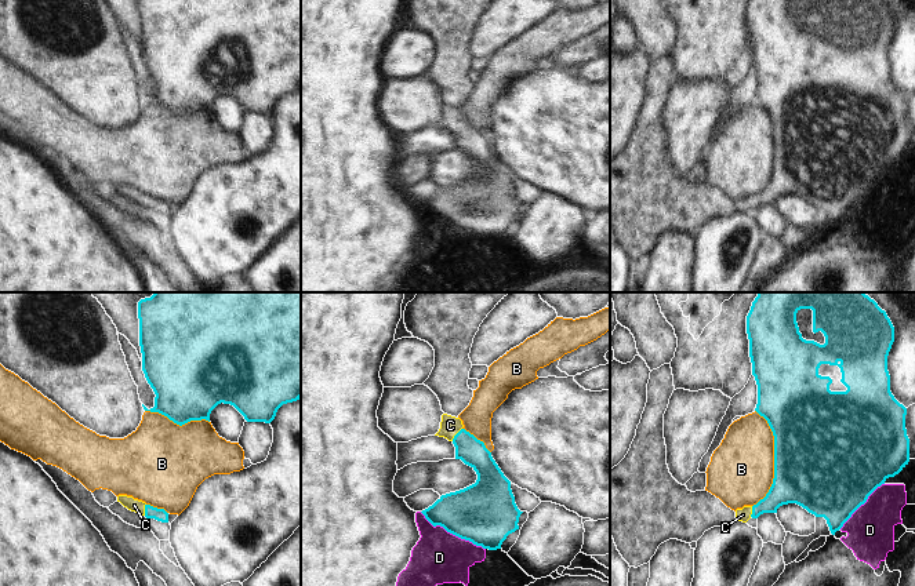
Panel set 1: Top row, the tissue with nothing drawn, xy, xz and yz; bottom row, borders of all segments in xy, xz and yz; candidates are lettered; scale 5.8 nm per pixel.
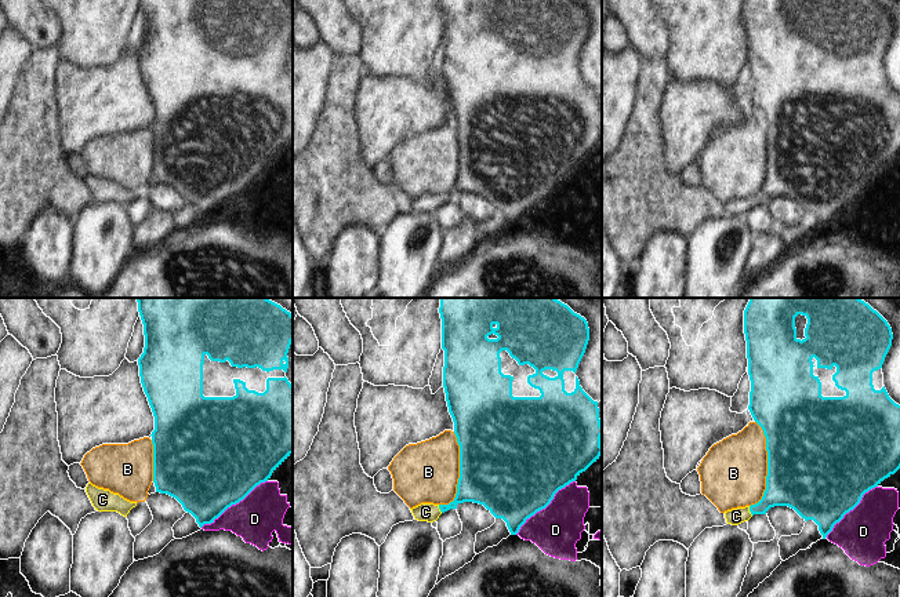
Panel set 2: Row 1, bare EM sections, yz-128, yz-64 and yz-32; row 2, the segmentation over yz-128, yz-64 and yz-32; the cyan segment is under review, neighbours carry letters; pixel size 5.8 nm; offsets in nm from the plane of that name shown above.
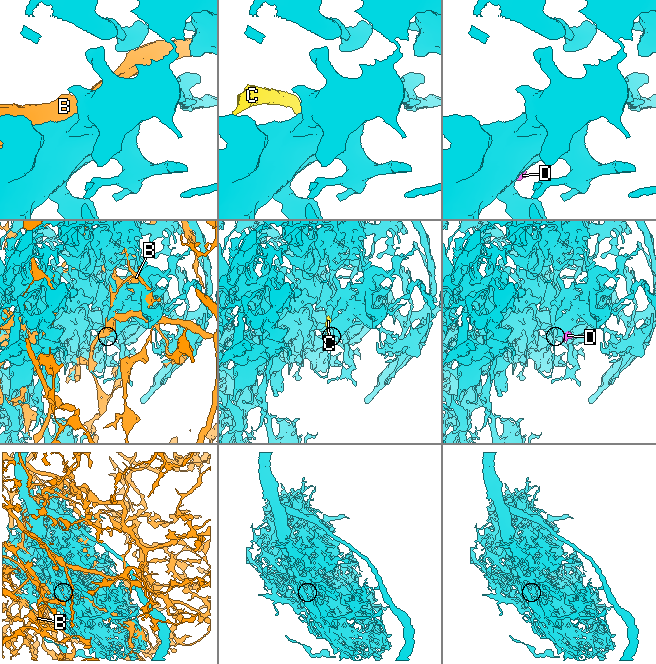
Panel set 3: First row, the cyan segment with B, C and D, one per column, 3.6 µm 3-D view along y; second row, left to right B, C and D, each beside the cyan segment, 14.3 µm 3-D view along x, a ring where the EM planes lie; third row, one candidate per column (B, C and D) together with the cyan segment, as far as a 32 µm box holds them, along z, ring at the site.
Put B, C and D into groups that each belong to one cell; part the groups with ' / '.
B / C D

